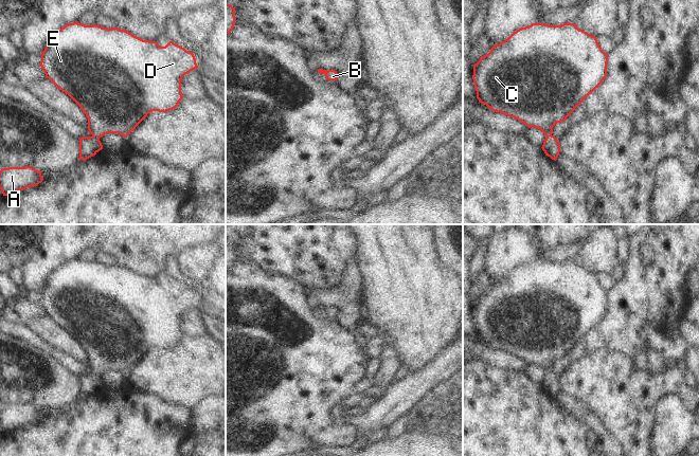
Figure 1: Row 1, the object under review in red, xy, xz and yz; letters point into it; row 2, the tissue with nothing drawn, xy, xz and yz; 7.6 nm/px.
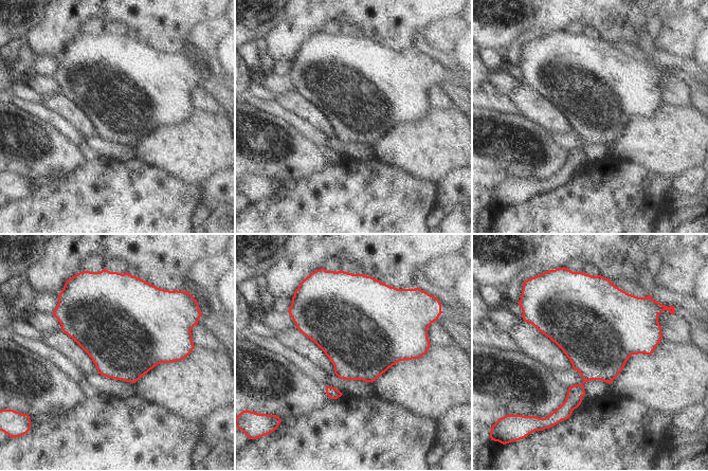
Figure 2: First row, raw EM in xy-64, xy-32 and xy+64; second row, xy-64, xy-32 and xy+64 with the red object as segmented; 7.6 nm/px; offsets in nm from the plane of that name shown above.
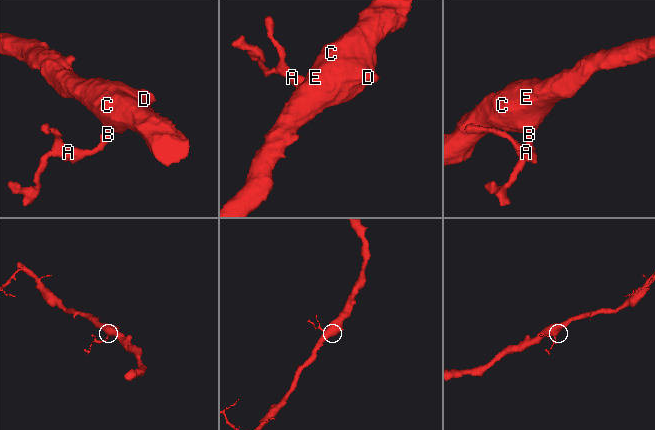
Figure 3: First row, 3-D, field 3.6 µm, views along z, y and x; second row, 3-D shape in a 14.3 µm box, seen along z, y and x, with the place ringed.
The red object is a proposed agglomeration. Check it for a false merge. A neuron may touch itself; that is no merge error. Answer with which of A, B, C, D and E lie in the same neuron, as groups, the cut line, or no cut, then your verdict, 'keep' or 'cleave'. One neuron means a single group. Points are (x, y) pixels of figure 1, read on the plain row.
A B C D E | no cut | keep

